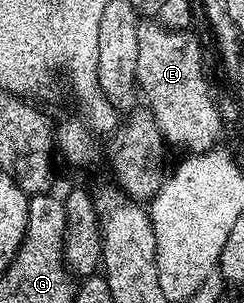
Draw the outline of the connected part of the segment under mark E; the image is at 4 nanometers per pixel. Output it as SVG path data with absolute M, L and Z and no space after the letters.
M151 19L151 21L144 20L142 24L140 24L139 30L137 31L138 54L136 79L142 96L147 96L148 106L146 105L146 108L149 110L151 116L154 117L155 122L161 131L161 135L163 136L164 142L166 142L168 146L176 145L179 149L187 149L185 151L188 154L204 153L207 150L214 150L216 146L220 144L218 143L219 136L223 133L223 121L219 118L219 109L215 106L214 99L211 98L211 85L207 82L206 71L203 70L203 49L199 46L199 41L193 34L194 32L184 31L181 29L166 29L164 25L159 24L158 20L155 19Z

